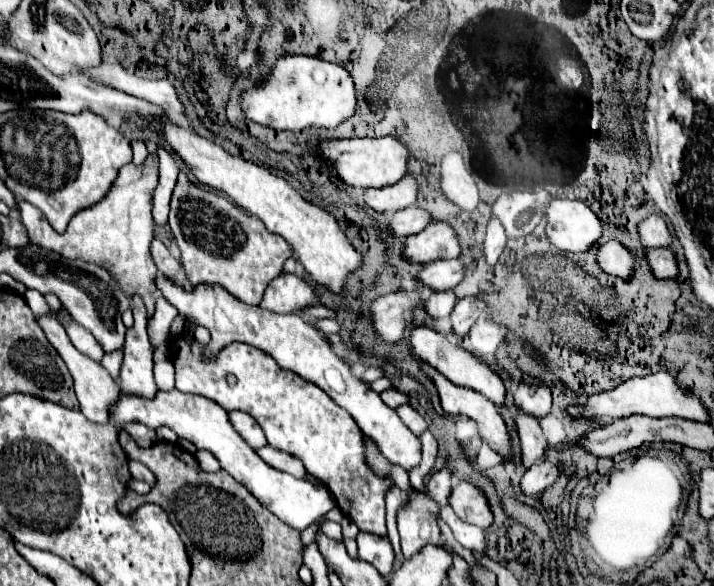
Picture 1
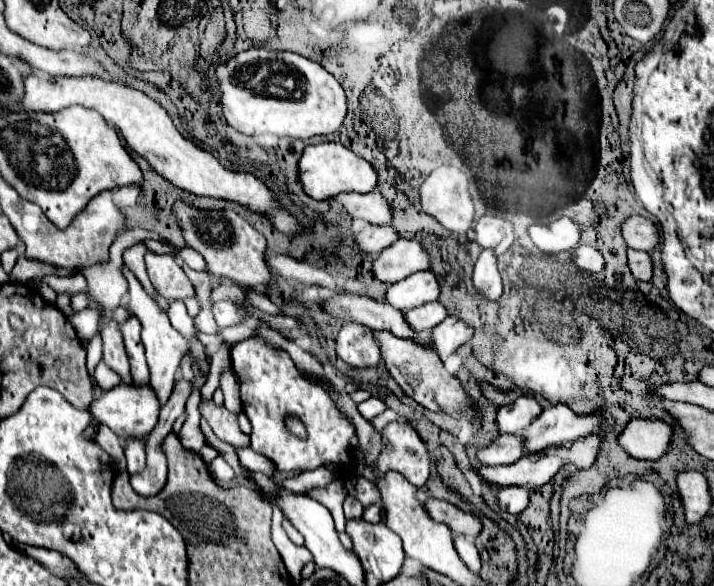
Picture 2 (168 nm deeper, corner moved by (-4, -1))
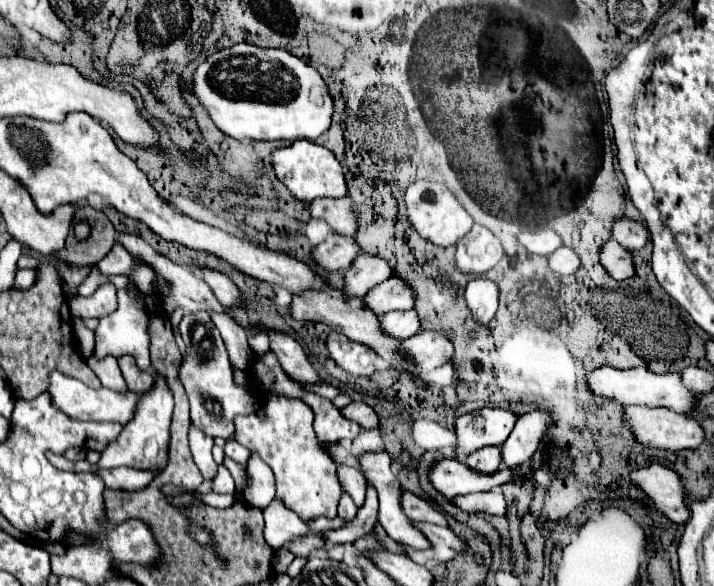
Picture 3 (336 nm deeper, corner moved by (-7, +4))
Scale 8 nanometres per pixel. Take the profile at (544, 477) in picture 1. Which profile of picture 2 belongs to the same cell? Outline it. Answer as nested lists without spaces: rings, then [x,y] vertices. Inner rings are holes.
[[[503,487],[497,493],[497,503],[501,509],[507,509],[509,513],[521,513],[531,503],[531,489],[527,487]]]

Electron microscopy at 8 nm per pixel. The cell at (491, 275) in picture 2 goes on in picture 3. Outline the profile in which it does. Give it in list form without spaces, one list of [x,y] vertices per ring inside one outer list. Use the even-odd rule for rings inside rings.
[[[474,278],[464,290],[466,306],[478,324],[488,324],[498,310],[498,286],[486,278]]]

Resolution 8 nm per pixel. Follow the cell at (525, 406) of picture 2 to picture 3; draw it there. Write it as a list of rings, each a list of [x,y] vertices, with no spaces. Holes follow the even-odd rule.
[[[482,408],[478,412],[468,412],[458,416],[454,422],[456,432],[456,460],[464,462],[468,454],[484,448],[502,444],[510,428],[514,428],[516,416],[500,408]]]

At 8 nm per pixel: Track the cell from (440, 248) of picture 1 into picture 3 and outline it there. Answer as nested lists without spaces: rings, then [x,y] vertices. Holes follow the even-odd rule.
[[[360,254],[344,274],[344,300],[350,302],[362,298],[362,294],[388,280],[390,276],[394,276],[394,270],[390,270],[386,260],[370,254]]]

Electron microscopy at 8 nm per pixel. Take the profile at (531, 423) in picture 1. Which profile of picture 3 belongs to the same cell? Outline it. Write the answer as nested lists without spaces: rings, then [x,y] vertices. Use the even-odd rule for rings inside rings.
[[[488,446],[486,450],[476,450],[474,454],[470,454],[464,464],[480,474],[494,474],[502,468],[502,456],[498,454],[496,446]]]

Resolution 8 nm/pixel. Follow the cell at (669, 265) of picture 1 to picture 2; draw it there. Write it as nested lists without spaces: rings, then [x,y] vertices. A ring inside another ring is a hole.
[[[629,249],[627,257],[629,257],[629,267],[631,267],[631,273],[635,275],[635,279],[651,281],[651,277],[653,277],[653,263],[651,263],[649,253]]]

